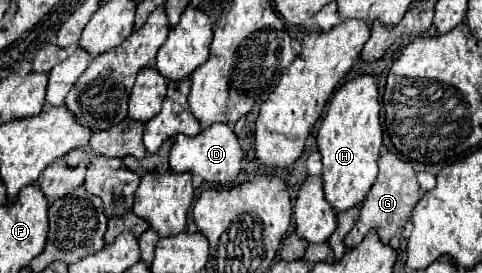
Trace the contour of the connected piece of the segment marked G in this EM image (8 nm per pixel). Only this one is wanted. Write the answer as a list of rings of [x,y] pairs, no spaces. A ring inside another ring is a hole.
[[[385,150],[379,156],[379,176],[377,176],[377,182],[367,192],[367,198],[363,200],[363,208],[361,208],[359,220],[357,220],[355,228],[351,230],[351,234],[347,234],[347,238],[345,238],[347,248],[357,246],[365,238],[365,234],[369,230],[373,230],[373,228],[379,232],[379,238],[389,244],[393,234],[395,234],[395,230],[399,226],[407,224],[413,206],[419,202],[421,196],[419,196],[417,190],[419,190],[419,184],[417,184],[415,170],[411,168],[411,164],[405,158],[401,158],[397,152]]]

